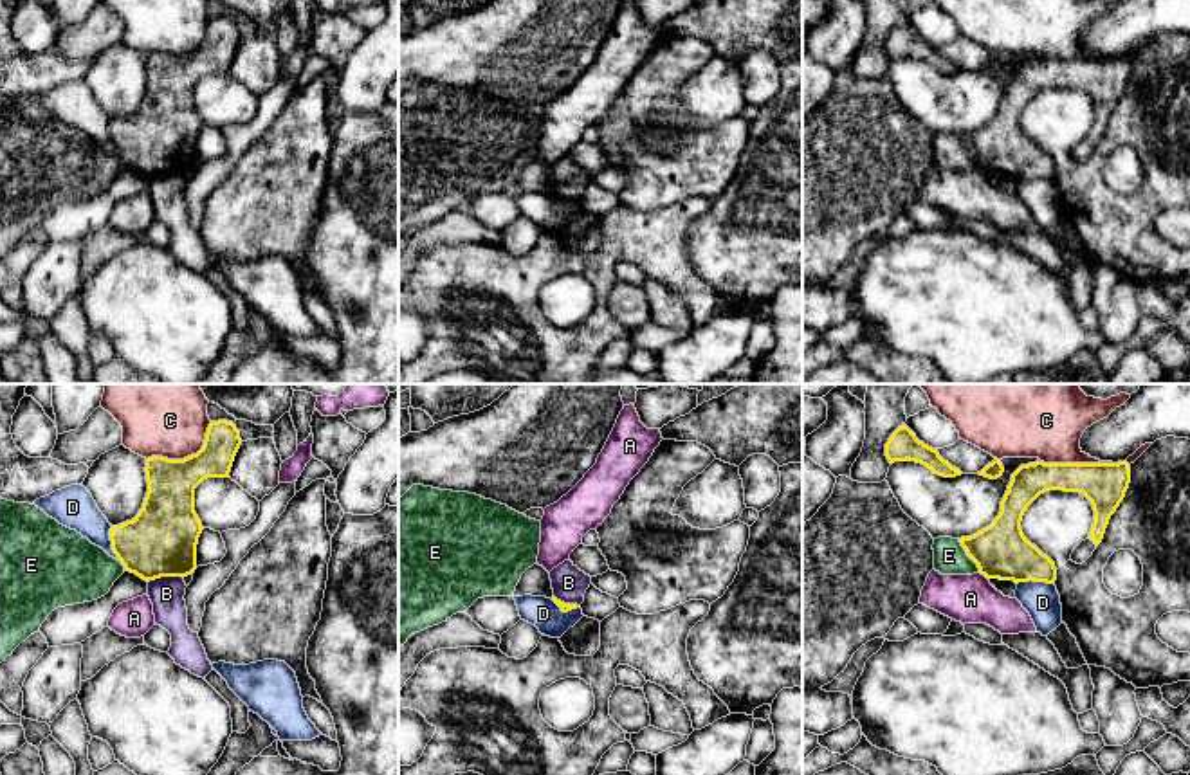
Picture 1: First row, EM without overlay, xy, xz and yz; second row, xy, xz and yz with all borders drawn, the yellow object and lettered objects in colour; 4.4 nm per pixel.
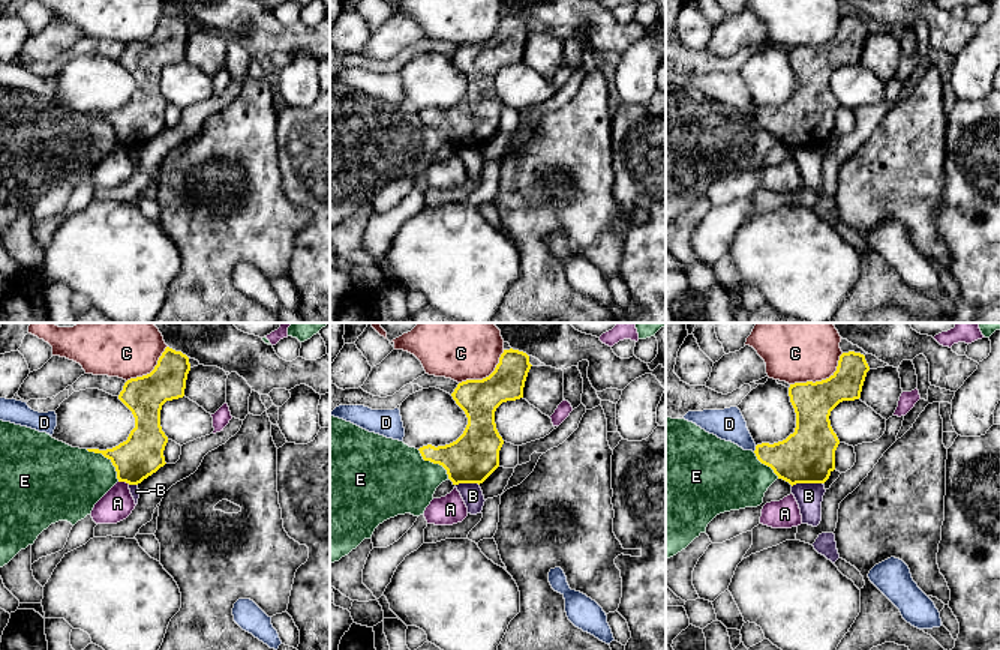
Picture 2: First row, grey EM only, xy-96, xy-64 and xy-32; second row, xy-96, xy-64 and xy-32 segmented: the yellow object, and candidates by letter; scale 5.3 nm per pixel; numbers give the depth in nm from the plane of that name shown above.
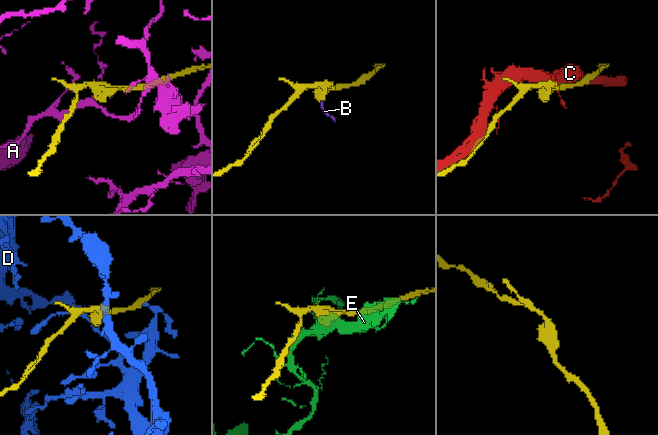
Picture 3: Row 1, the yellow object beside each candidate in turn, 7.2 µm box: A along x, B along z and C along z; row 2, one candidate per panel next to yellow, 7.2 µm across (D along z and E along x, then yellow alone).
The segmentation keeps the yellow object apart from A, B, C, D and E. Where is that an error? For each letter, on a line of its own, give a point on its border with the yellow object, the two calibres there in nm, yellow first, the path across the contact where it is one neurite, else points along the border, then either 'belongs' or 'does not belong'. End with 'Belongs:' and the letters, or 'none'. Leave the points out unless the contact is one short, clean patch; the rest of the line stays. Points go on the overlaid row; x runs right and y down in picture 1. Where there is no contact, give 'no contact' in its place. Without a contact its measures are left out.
A: meets yellow in yz at (983, 574); 240 nm thick on the yellow side, 220 nm on the other; border along yz (979, 572), (987, 579); does not belong
B: meets yellow in xy at (164, 575); 320 nm thick on the yellow side, 160 nm on the other; border along xy (183, 577), (155, 577), (148, 583); does not belong
C: meets yellow in xy at (188, 456); 240 nm thick on the yellow side, 400 nm on the other; does not belong
D: meets yellow in yz at (1035, 581); 240 nm thick on the yellow side, 160 nm on the other; does not belong
E: meets yellow in yz at (967, 554); 240 nm thick on the yellow side, 140 nm on the other; does not belong
Belongs: none

